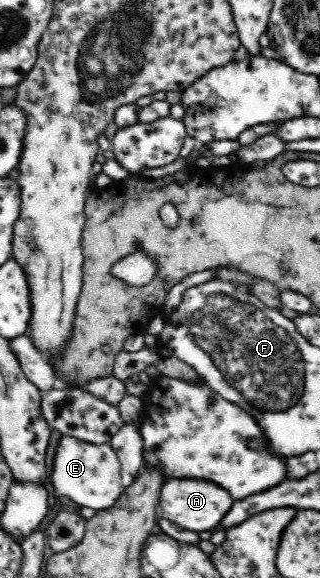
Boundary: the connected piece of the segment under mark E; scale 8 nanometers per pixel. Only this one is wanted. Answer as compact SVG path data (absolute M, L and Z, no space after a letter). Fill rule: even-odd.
M62 436L56 447L51 485L59 493L73 499L80 509L109 510L117 504L121 493L125 491L121 482L121 466L116 451L109 443L94 444L80 439Z

